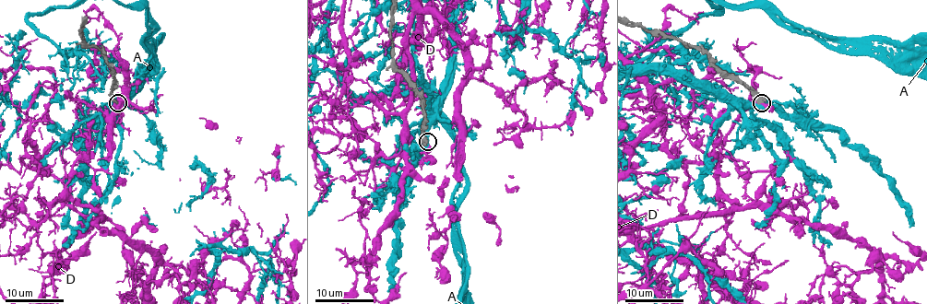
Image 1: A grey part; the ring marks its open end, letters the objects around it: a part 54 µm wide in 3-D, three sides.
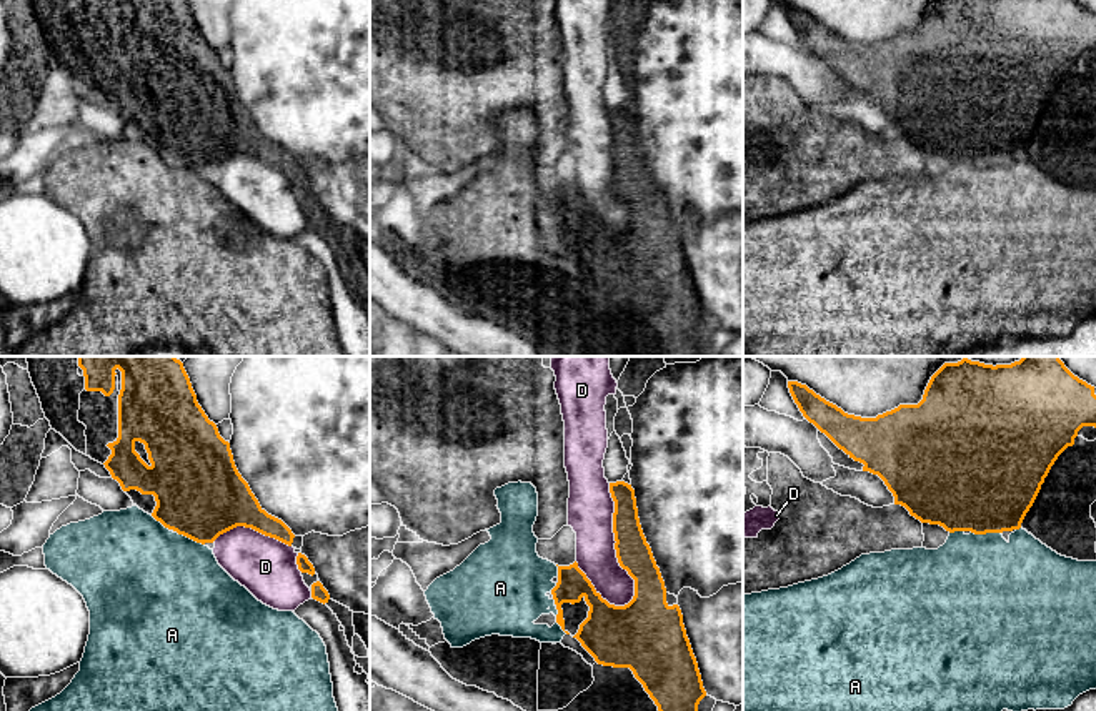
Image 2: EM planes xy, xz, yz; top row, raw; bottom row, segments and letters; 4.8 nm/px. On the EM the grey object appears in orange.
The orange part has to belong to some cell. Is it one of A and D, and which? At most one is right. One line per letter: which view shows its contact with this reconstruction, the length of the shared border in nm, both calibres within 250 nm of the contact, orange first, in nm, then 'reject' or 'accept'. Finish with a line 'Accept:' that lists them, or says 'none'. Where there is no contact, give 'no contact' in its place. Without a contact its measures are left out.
A: yz | 140 nm | 500/480 nm | reject
D: xz | 600 nm | 170/220 nm | reject
Accept: none

